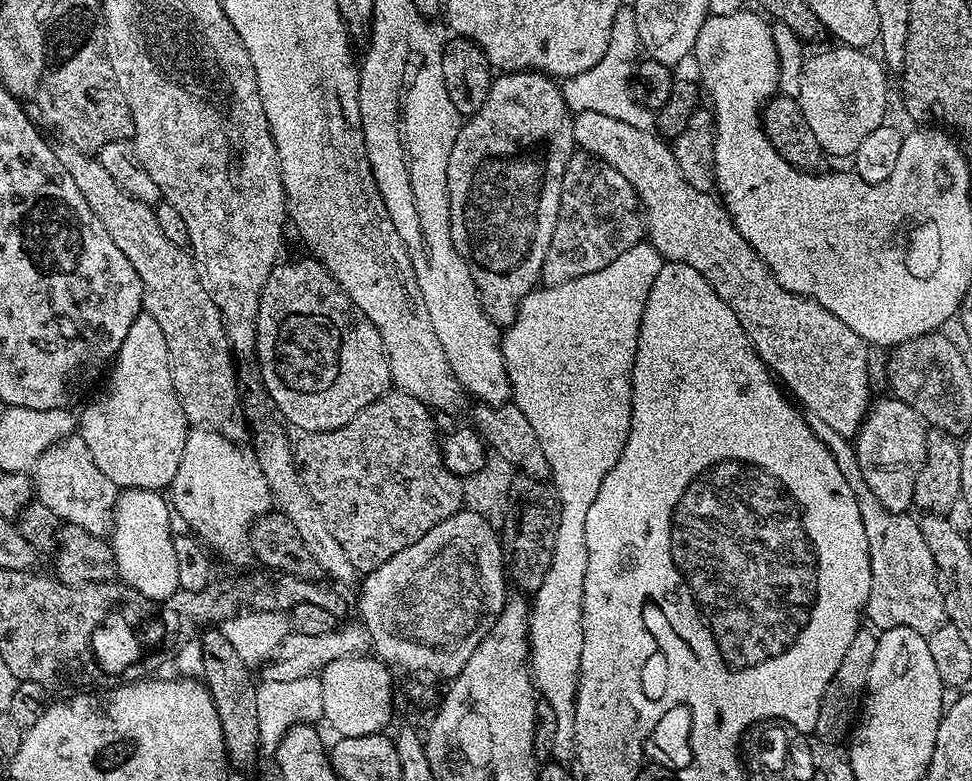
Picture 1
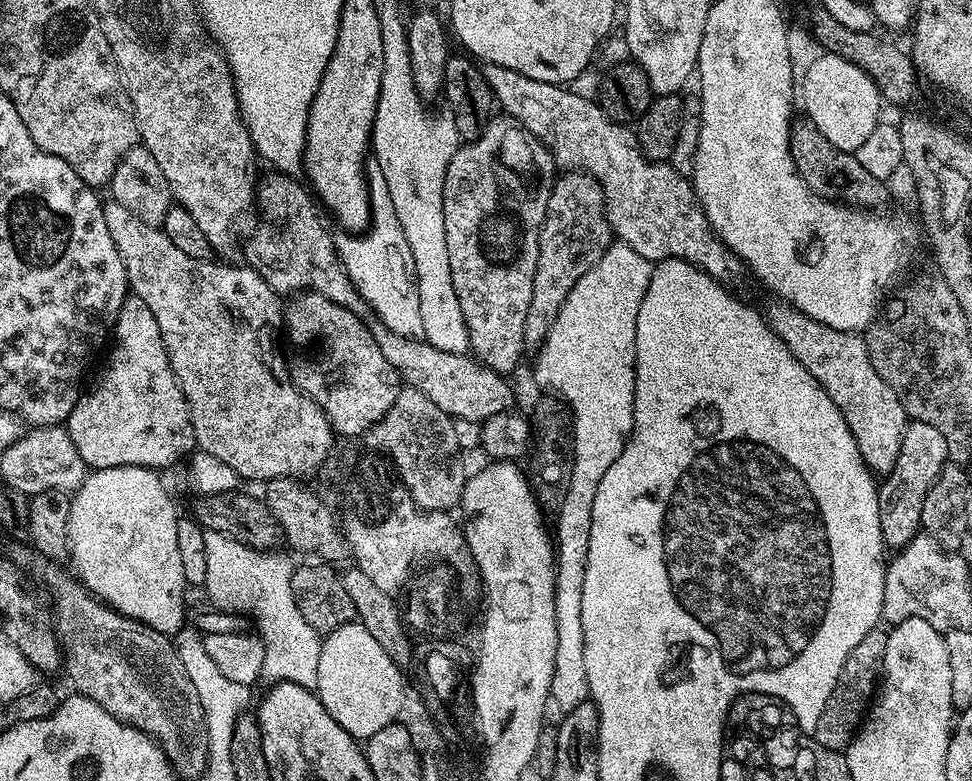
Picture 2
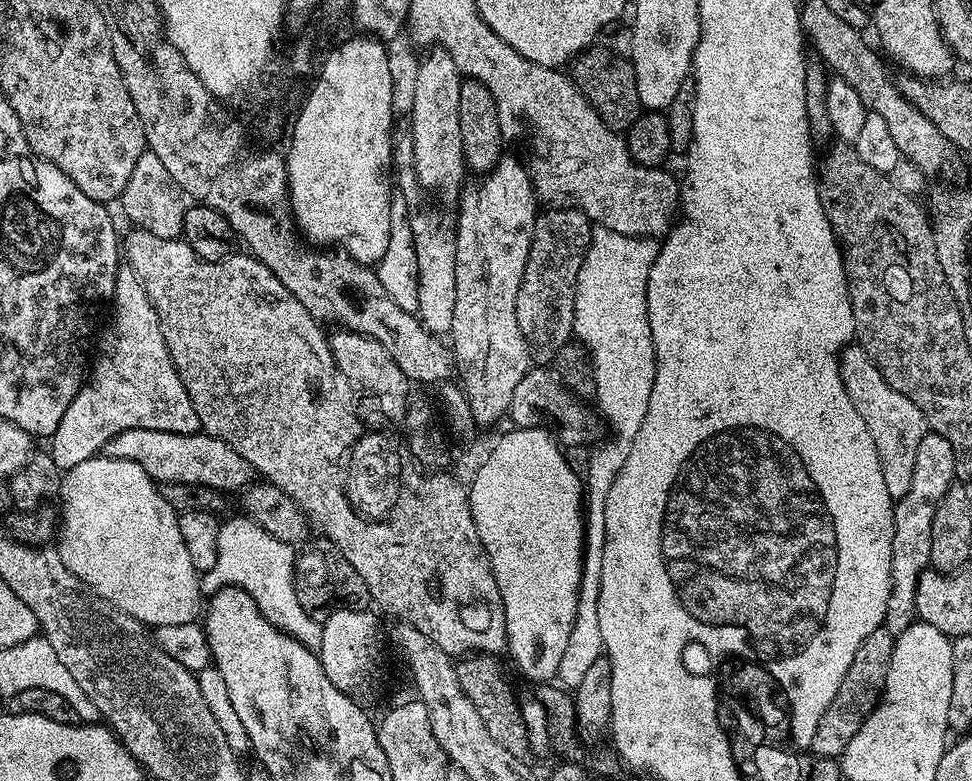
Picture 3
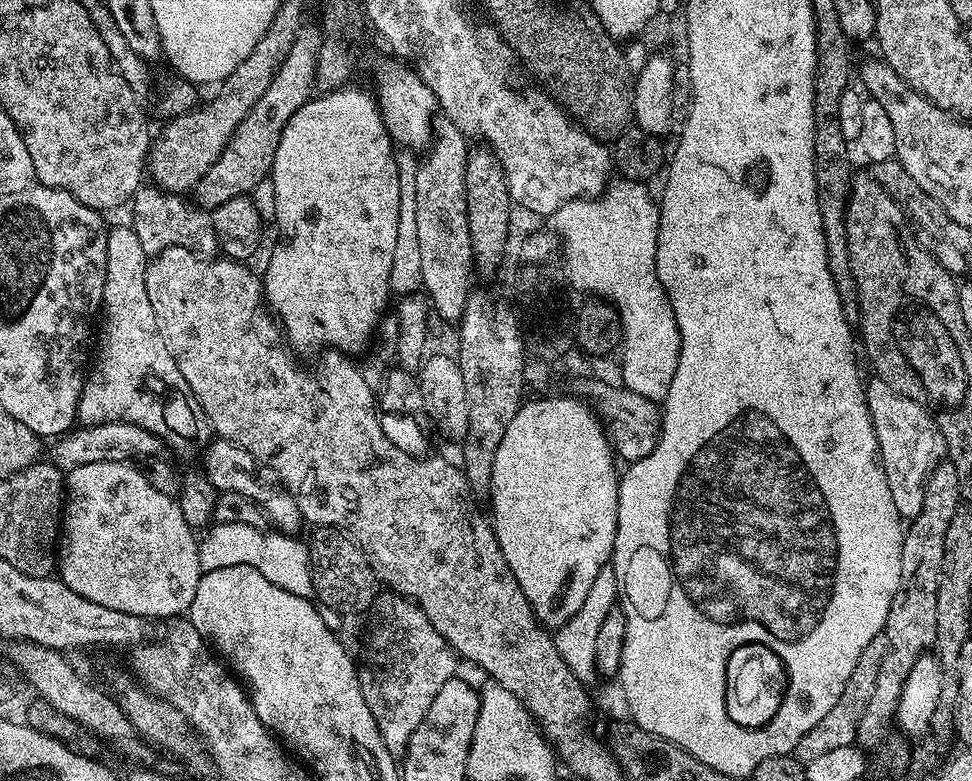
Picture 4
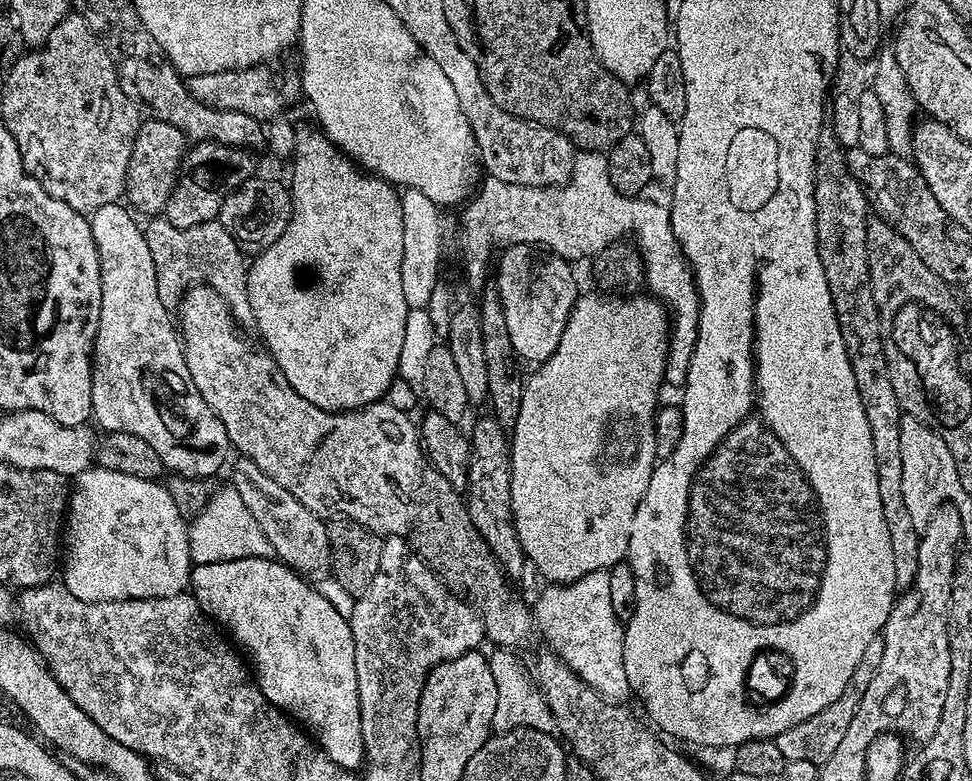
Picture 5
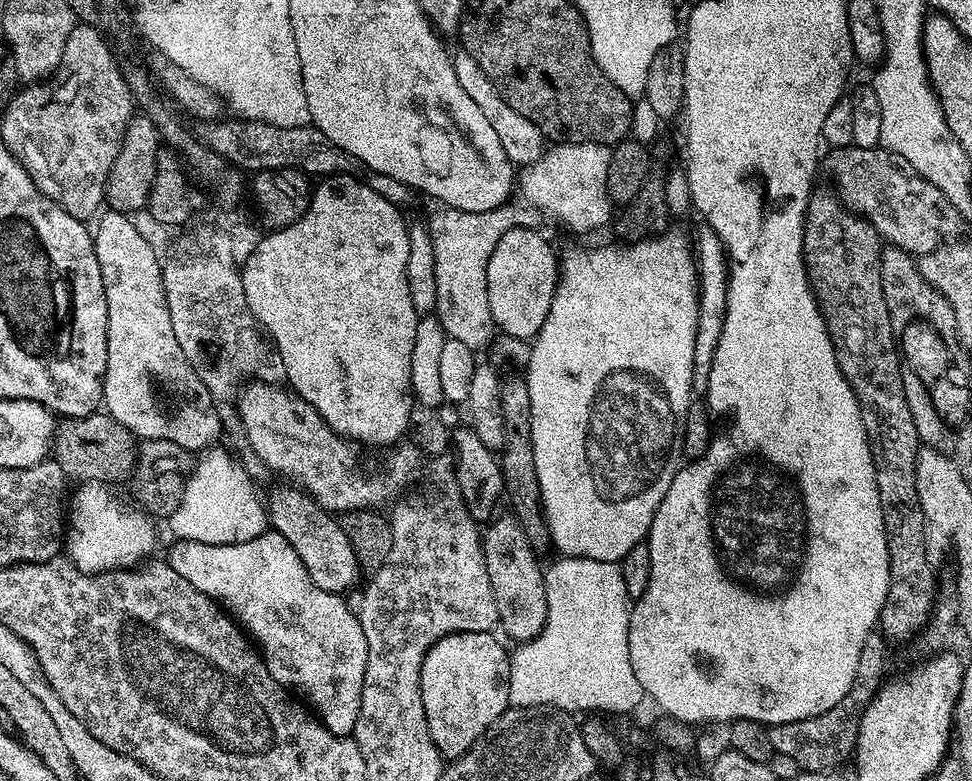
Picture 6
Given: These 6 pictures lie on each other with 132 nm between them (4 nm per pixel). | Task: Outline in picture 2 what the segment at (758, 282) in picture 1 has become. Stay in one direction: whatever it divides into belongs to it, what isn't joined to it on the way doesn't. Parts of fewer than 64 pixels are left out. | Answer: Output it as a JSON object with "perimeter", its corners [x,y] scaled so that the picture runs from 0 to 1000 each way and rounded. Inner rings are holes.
{"perimeter":[[[498,82],[497,88],[509,132],[513,137],[515,133],[519,137],[515,140],[533,155],[542,169],[555,174],[568,196],[569,206],[575,214],[577,210],[577,216],[605,220],[617,234],[621,245],[626,288],[630,291],[633,306],[639,314],[648,315],[648,320],[653,320],[655,325],[660,325],[660,330],[672,335],[704,333],[746,366],[753,366],[753,362],[767,348],[765,334],[753,324],[733,293],[733,286],[726,279],[716,246],[712,242],[711,229],[698,223],[698,218],[693,218],[690,209],[668,205],[654,181],[653,168],[635,154],[629,154],[612,127],[596,123],[584,110],[541,100],[541,95],[533,95],[533,90],[521,90],[511,82]],[[810,387],[798,388],[802,389],[788,399],[790,416],[805,433],[821,464],[833,474],[850,504],[854,504],[858,520],[866,525],[866,535],[870,535],[895,603],[905,612],[913,609],[916,602],[920,602],[920,592],[924,592],[924,576],[928,571],[930,549],[934,547],[936,534],[930,526],[924,504],[920,504],[920,499],[907,489],[907,479],[899,474],[899,464],[895,464],[888,429],[858,423],[822,399]]]}

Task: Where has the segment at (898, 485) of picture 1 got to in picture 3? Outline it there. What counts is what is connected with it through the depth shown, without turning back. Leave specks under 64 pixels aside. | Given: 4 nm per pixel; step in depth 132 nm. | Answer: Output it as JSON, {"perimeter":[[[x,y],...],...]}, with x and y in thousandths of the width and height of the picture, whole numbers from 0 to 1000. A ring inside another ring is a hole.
{"perimeter":[[[963,553],[951,554],[949,566],[944,566],[944,586],[940,586],[940,607],[936,617],[936,627],[921,641],[918,653],[918,754],[914,767],[914,780],[909,787],[909,799],[919,812],[931,809],[943,793],[942,757],[944,740],[956,731],[957,714],[957,673],[961,673],[961,653],[965,653],[965,643],[969,643],[969,633],[984,615],[984,588],[981,571],[973,566]]]}

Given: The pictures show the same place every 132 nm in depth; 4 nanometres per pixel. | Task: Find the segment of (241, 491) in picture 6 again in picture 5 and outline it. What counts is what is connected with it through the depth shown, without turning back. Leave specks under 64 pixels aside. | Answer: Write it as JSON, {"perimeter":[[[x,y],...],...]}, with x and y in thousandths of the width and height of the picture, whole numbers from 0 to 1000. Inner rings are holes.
{"perimeter":[[[238,622],[223,627],[212,649],[194,670],[193,693],[199,723],[281,711],[274,684],[270,684],[270,673],[265,673],[261,658],[253,653],[253,643],[249,643],[243,626]]]}

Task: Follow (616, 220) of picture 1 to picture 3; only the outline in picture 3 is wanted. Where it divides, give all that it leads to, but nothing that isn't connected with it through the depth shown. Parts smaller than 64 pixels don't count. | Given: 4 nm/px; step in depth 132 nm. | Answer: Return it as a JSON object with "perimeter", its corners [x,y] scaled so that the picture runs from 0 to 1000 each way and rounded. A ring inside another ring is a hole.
{"perimeter":[[[568,264],[560,270],[552,275],[549,284],[545,325],[541,330],[541,346],[537,351],[537,366],[533,366],[533,387],[529,392],[529,402],[533,402],[533,423],[537,423],[537,433],[541,433],[546,465],[551,469],[567,467],[574,448],[578,448],[578,443],[582,443],[590,434],[593,366],[597,361],[595,346],[599,346],[599,335],[607,315],[611,291],[603,274],[587,264]]]}

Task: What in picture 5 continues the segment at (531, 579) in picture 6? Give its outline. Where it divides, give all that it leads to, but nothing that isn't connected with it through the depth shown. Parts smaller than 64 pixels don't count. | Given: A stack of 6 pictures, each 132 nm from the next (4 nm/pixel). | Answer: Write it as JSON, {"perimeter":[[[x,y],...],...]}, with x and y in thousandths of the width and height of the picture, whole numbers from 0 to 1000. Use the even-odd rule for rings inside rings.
{"perimeter":[[[508,535],[494,538],[484,552],[484,592],[481,593],[481,624],[479,644],[484,668],[496,684],[500,699],[510,712],[510,718],[524,739],[530,740],[541,727],[541,713],[531,682],[531,670],[527,666],[527,585],[525,583],[524,554]]]}

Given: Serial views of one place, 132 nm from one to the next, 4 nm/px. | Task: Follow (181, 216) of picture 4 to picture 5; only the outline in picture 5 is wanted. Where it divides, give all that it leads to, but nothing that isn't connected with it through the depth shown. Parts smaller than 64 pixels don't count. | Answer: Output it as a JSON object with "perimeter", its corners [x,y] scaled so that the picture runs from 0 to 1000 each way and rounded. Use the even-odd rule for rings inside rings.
{"perimeter":[[[156,279],[148,292],[148,303],[158,330],[163,382],[167,382],[167,392],[174,397],[184,396],[194,369],[209,366],[218,369],[230,383],[248,421],[255,423],[254,420],[258,421],[262,416],[261,397],[257,397],[255,380],[256,339],[253,337],[252,324],[247,321],[243,306],[227,289],[225,280],[204,289],[184,292],[175,289],[171,280]]]}

